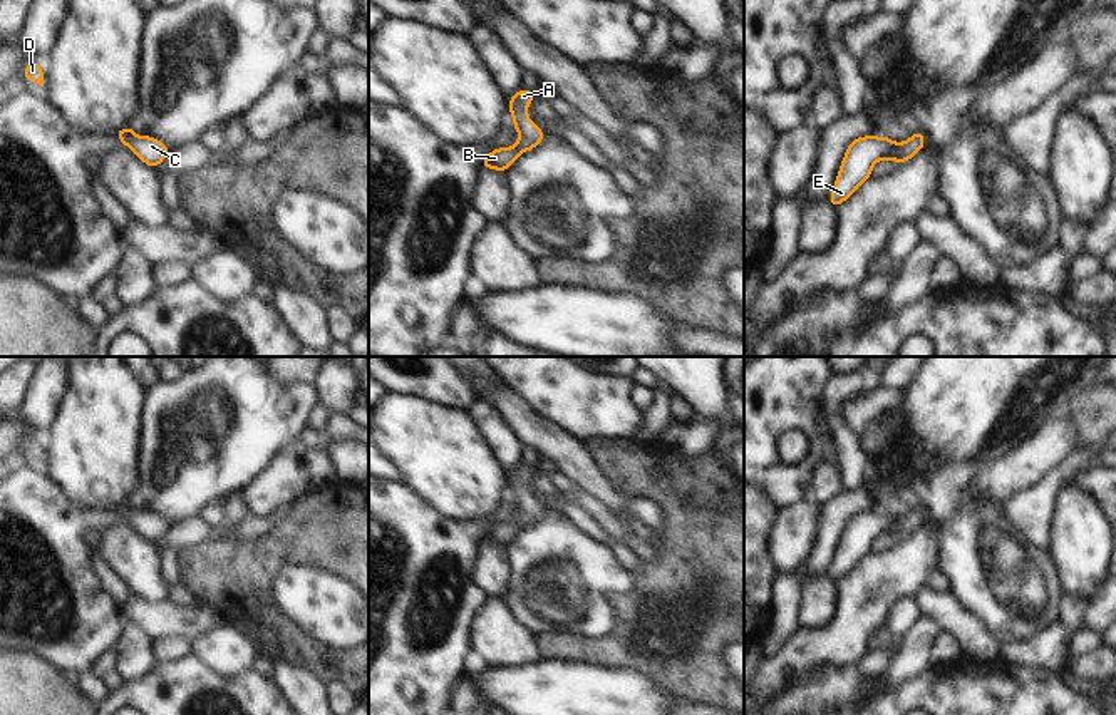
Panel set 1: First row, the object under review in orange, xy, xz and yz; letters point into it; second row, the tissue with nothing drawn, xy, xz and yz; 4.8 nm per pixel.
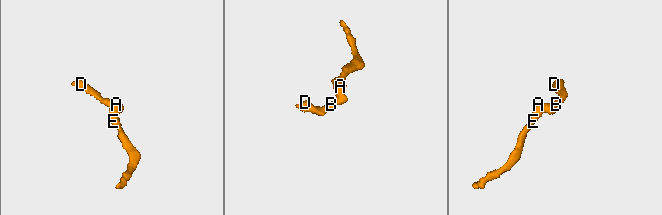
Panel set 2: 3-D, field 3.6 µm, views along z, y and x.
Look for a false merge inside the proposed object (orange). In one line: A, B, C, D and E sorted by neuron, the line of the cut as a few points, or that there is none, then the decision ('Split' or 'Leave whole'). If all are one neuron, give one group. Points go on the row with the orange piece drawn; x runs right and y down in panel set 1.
Groups: A B C D E. No split. Leave whole

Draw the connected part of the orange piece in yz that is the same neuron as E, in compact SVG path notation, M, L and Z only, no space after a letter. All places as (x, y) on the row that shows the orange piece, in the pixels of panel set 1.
M915 131L912 137L903 142L893 142L888 136L861 136L853 139L836 174L829 204L836 209L845 203L866 179L873 177L873 166L880 161L895 161L900 166L910 161L925 146L925 136Z

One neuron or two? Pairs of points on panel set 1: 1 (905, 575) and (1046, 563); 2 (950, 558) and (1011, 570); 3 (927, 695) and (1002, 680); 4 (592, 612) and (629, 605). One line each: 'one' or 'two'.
1: two
2: one
3: one
4: two

